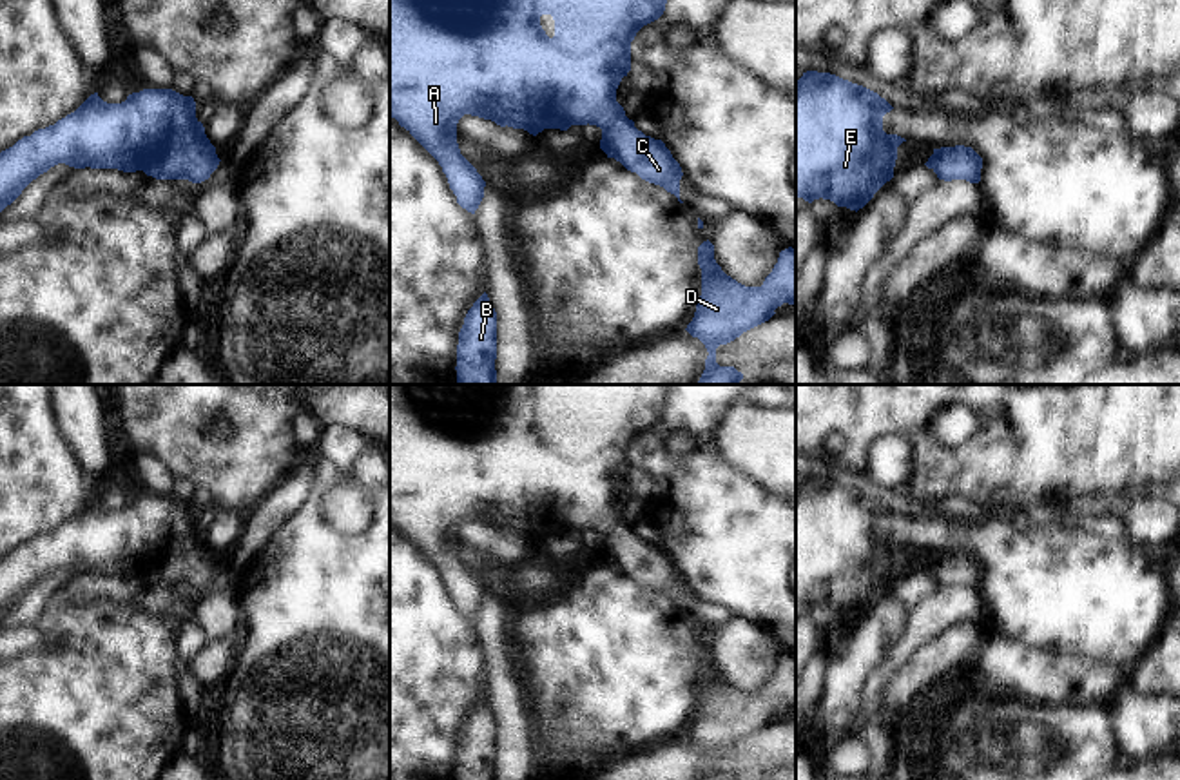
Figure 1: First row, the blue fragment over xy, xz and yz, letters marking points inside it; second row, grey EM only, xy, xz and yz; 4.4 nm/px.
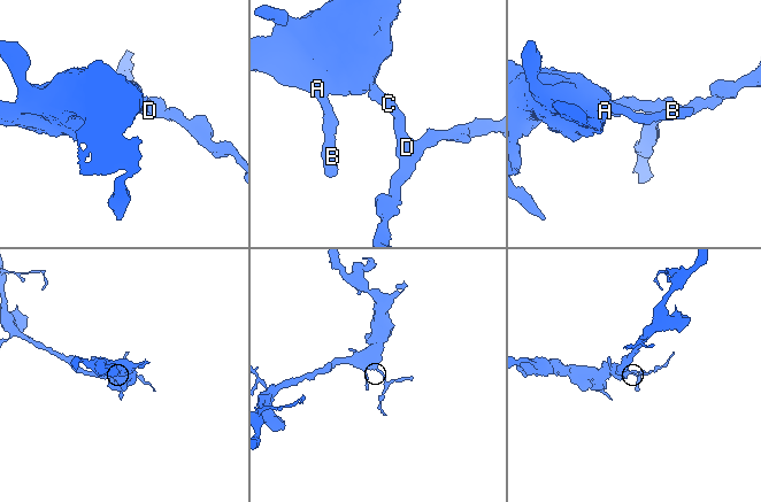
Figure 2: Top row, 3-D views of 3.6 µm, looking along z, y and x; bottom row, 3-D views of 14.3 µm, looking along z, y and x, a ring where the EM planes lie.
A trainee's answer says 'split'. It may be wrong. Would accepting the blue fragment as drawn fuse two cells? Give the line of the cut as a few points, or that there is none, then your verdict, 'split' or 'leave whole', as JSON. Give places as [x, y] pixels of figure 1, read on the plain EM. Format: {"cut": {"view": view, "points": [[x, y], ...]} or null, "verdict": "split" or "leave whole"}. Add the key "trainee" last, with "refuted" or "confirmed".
{"cut": null, "verdict": "leave whole", "trainee": "refuted"}

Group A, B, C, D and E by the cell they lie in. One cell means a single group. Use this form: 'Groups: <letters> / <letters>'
Groups: A B C D E

